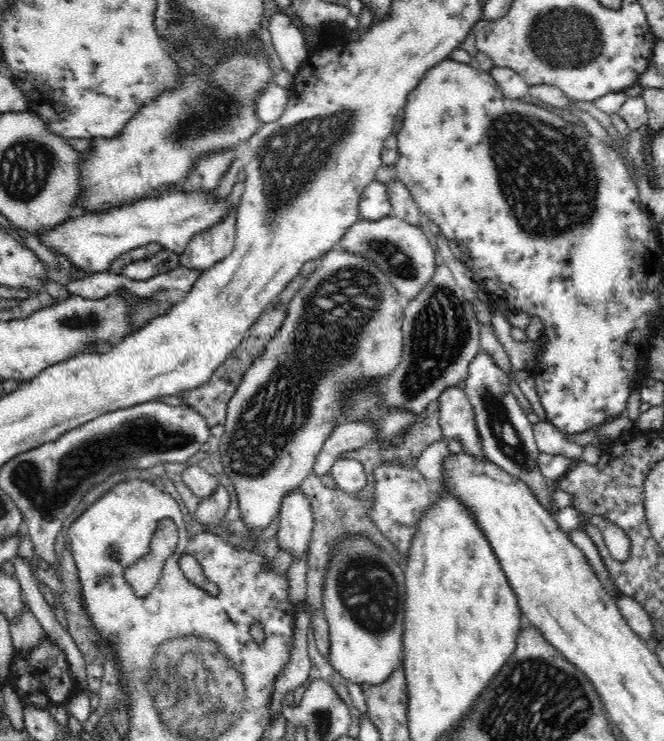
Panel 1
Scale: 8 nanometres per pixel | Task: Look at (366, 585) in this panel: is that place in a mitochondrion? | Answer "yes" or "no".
yes

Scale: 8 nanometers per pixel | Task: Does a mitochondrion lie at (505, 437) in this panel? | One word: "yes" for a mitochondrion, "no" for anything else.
yes

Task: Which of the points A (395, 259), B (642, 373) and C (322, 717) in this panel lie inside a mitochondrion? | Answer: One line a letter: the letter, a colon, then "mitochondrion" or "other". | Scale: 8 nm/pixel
A: mitochondrion
B: other
C: mitochondrion

